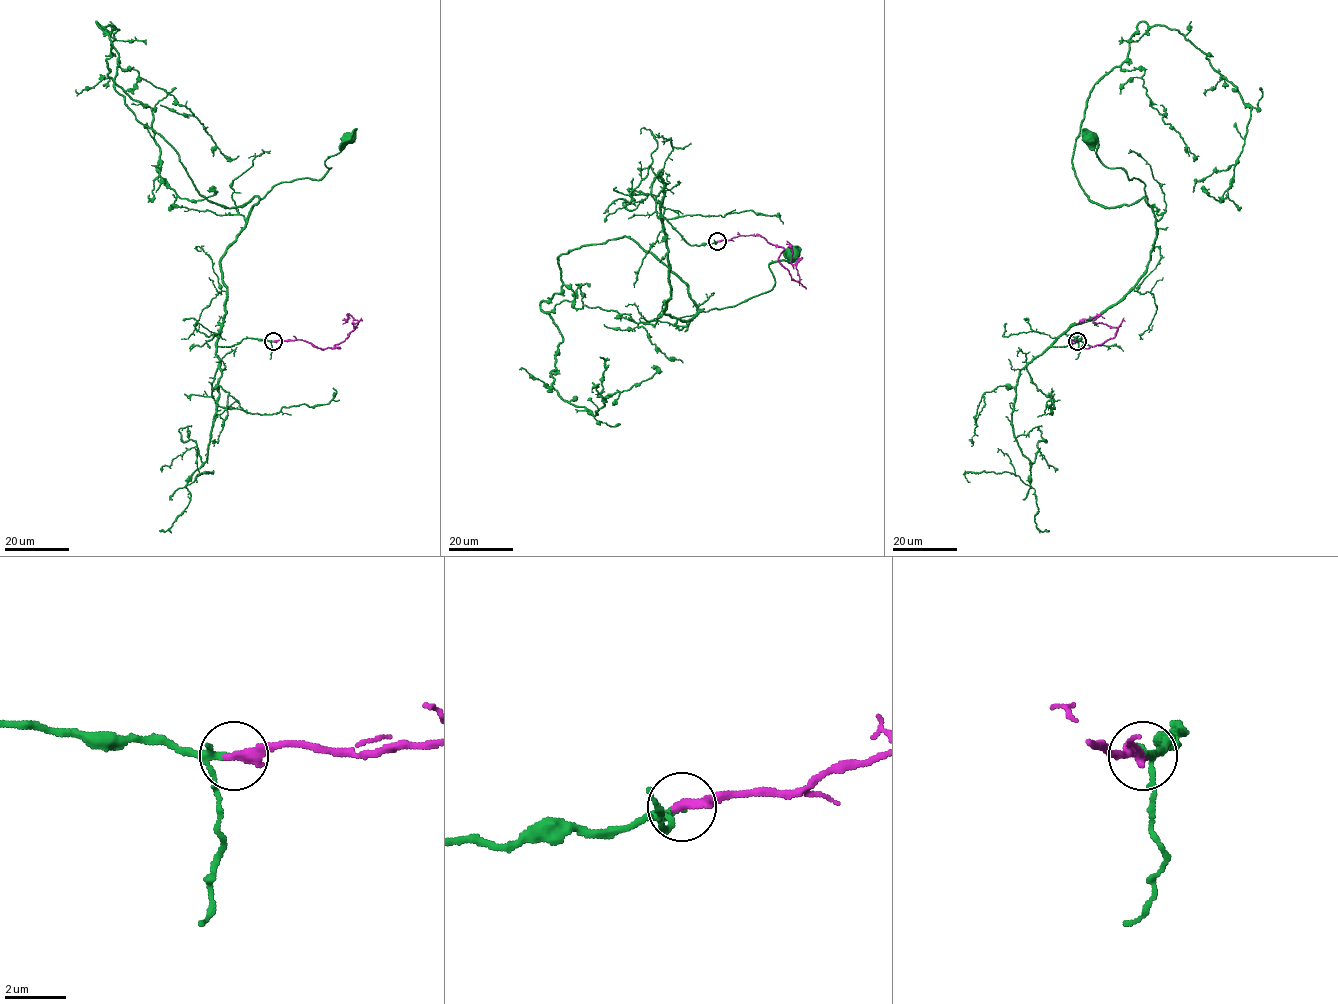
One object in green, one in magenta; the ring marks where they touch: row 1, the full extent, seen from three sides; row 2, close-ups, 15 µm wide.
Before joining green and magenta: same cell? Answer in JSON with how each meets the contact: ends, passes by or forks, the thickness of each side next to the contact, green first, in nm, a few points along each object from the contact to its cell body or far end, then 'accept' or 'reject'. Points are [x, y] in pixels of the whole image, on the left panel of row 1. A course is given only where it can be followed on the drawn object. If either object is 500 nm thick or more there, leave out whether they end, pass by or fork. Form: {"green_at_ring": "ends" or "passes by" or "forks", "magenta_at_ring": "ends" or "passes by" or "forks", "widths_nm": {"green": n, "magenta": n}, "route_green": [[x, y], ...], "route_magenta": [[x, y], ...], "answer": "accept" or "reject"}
{"green_at_ring": "passes by", "magenta_at_ring": "ends", "widths_nm": {"green": 160, "magenta": 380}, "route_green": [[273, 341], [216, 345], [227, 286], [220, 260], [271, 189], [320, 178], [331, 168], [325, 161], [349, 139]], "route_magenta": [[273, 341], [339, 348], [335, 345], [358, 322], [348, 314], [343, 324]], "answer": "accept"}

